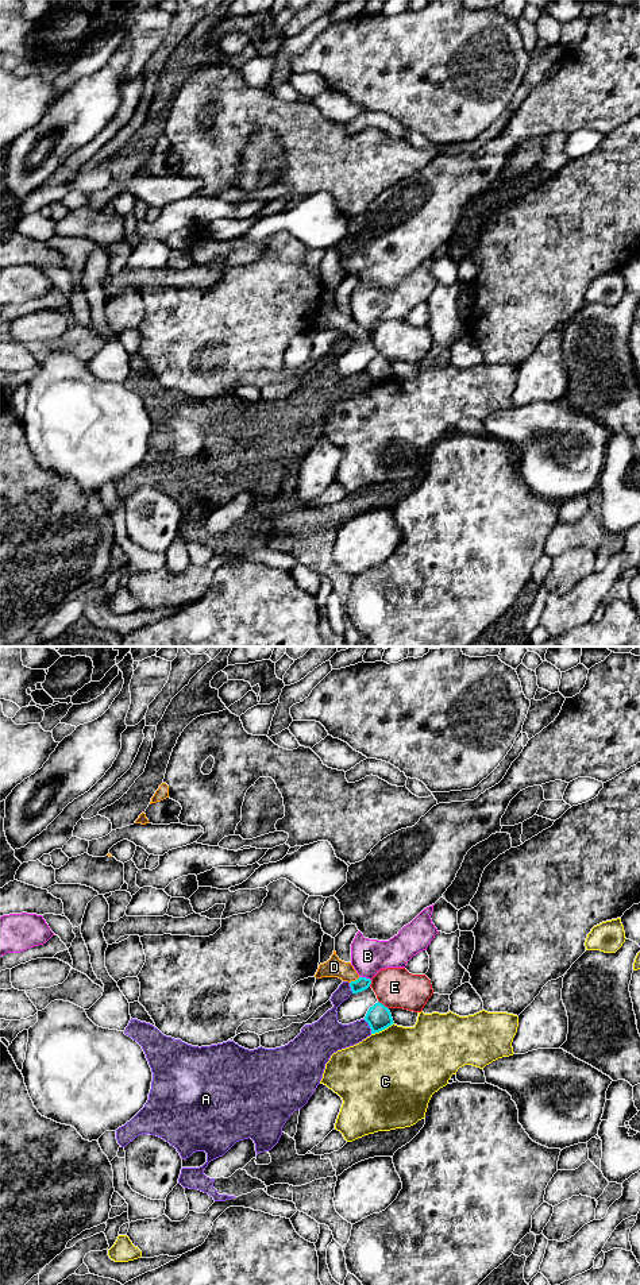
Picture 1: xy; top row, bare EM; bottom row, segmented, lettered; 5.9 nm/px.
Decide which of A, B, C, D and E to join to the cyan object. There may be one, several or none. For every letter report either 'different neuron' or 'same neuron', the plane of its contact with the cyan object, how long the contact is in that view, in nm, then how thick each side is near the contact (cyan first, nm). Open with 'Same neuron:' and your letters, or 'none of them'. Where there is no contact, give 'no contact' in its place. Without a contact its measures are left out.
Same neuron: D
A: different neuron; contact in xy; length 100 nm; calibres 150 and 200 nm
B: different neuron; contact in xy; length 80 nm; calibres 80 and 200 nm
C: different neuron; contact in xy; length 150 nm; calibres 150 and 480 nm
D: same neuron; contact in xy; length 70 nm; calibres 80 and 110 nm
E: different neuron; contact in xy; length 80 nm; calibres 150 and 240 nm

